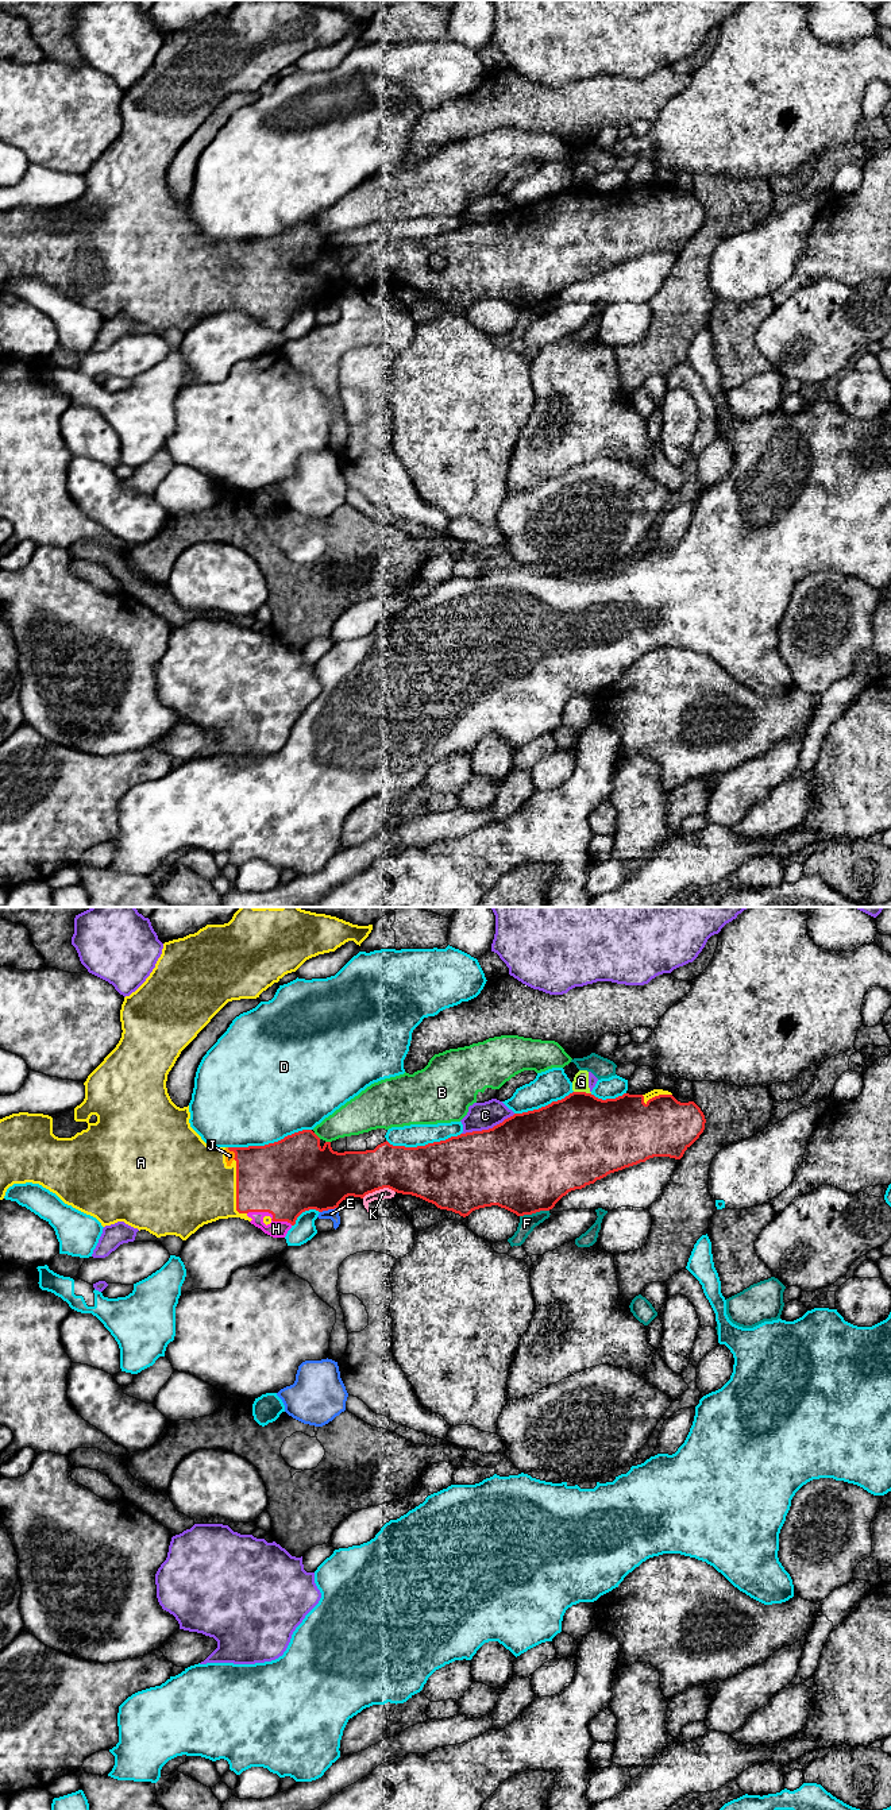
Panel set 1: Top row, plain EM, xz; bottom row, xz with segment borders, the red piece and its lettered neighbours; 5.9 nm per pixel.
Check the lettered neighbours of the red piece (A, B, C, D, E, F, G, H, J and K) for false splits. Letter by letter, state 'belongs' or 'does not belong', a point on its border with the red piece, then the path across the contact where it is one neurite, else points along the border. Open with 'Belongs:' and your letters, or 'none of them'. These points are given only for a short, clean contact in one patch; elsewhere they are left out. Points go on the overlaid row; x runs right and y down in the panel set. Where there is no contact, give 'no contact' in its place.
Belongs: A, H, J
A: belongs; meets red in xz at (236, 1189)
B: does not belong; meets red in xz at (316, 1135)
C: does not belong; meets red in xz at (489, 1129)
D: does not belong; meets red in xz at (269, 1143)
E: does not belong; meets red in xz at (327, 1210)
F: does not belong; meets red in xz at (533, 1212)
G: does not belong; meets red in xz at (582, 1092); border along xz (574, 1091), (590, 1093)
H: belongs; meets red in xz at (272, 1214)
J: belongs; meets red in xz at (234, 1152)
K: does not belong; meets red in xz at (378, 1189)

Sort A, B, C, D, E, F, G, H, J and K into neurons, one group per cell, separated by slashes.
A H J / B / C G / D / E / F / K

